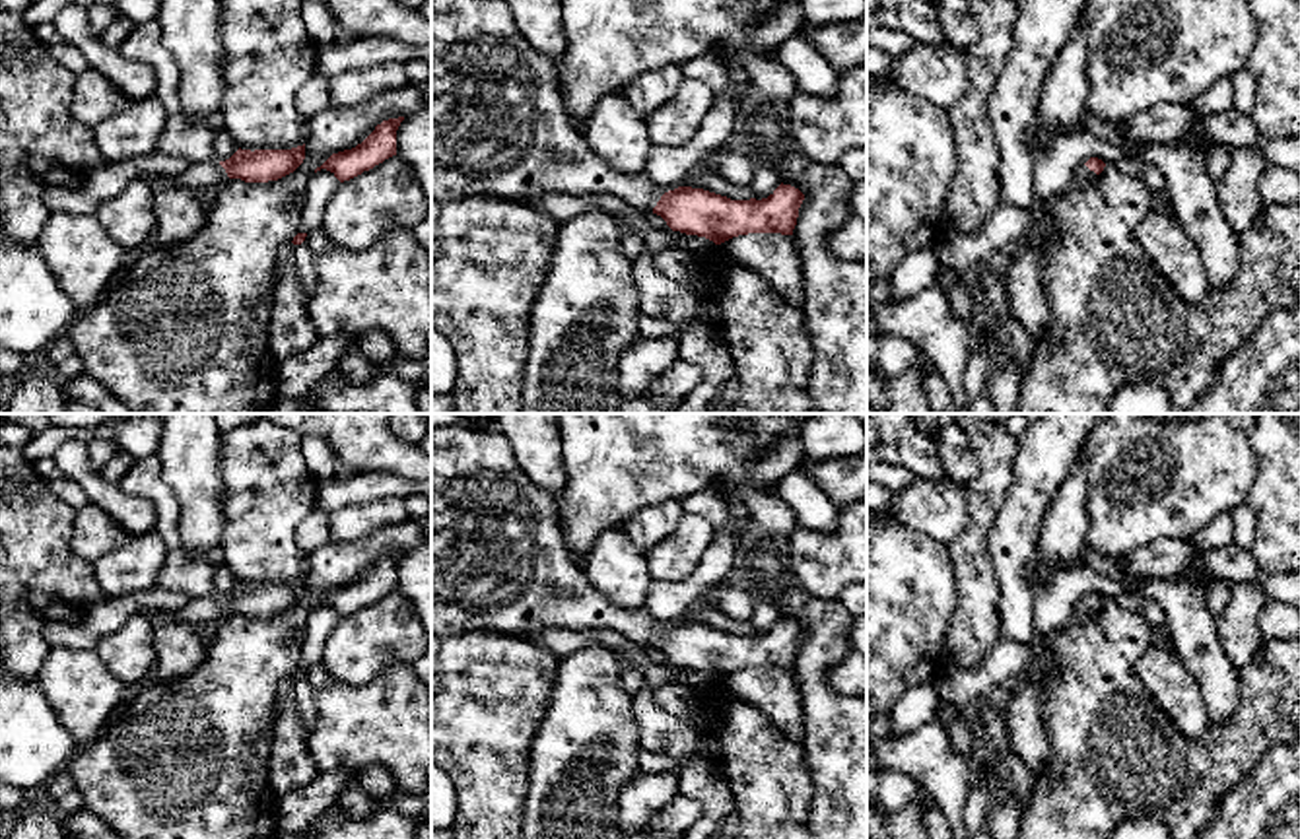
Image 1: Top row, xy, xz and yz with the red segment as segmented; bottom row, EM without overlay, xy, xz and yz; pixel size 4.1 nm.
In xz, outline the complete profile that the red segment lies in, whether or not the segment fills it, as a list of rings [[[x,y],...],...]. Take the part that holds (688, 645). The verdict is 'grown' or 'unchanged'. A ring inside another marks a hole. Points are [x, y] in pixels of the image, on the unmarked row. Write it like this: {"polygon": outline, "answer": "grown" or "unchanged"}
{"polygon": [[[496,427],[431,429],[431,635],[439,641],[497,631],[525,641],[532,631],[610,629],[643,649],[661,651],[672,666],[721,680],[748,668],[793,670],[804,629],[779,620],[768,633],[727,631],[678,621],[663,627],[645,608],[618,608],[581,571],[564,542],[558,495],[532,484]]], "answer": "grown"}

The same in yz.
{"polygon": [[[1090,592],[1084,600],[1075,604],[1073,620],[1090,620],[1104,606],[1106,598],[1098,592]]], "answer": "grown"}

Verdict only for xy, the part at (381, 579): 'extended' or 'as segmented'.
as segmented

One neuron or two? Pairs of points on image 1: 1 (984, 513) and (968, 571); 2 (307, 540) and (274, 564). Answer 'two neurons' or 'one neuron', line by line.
1: one neuron
2: two neurons

